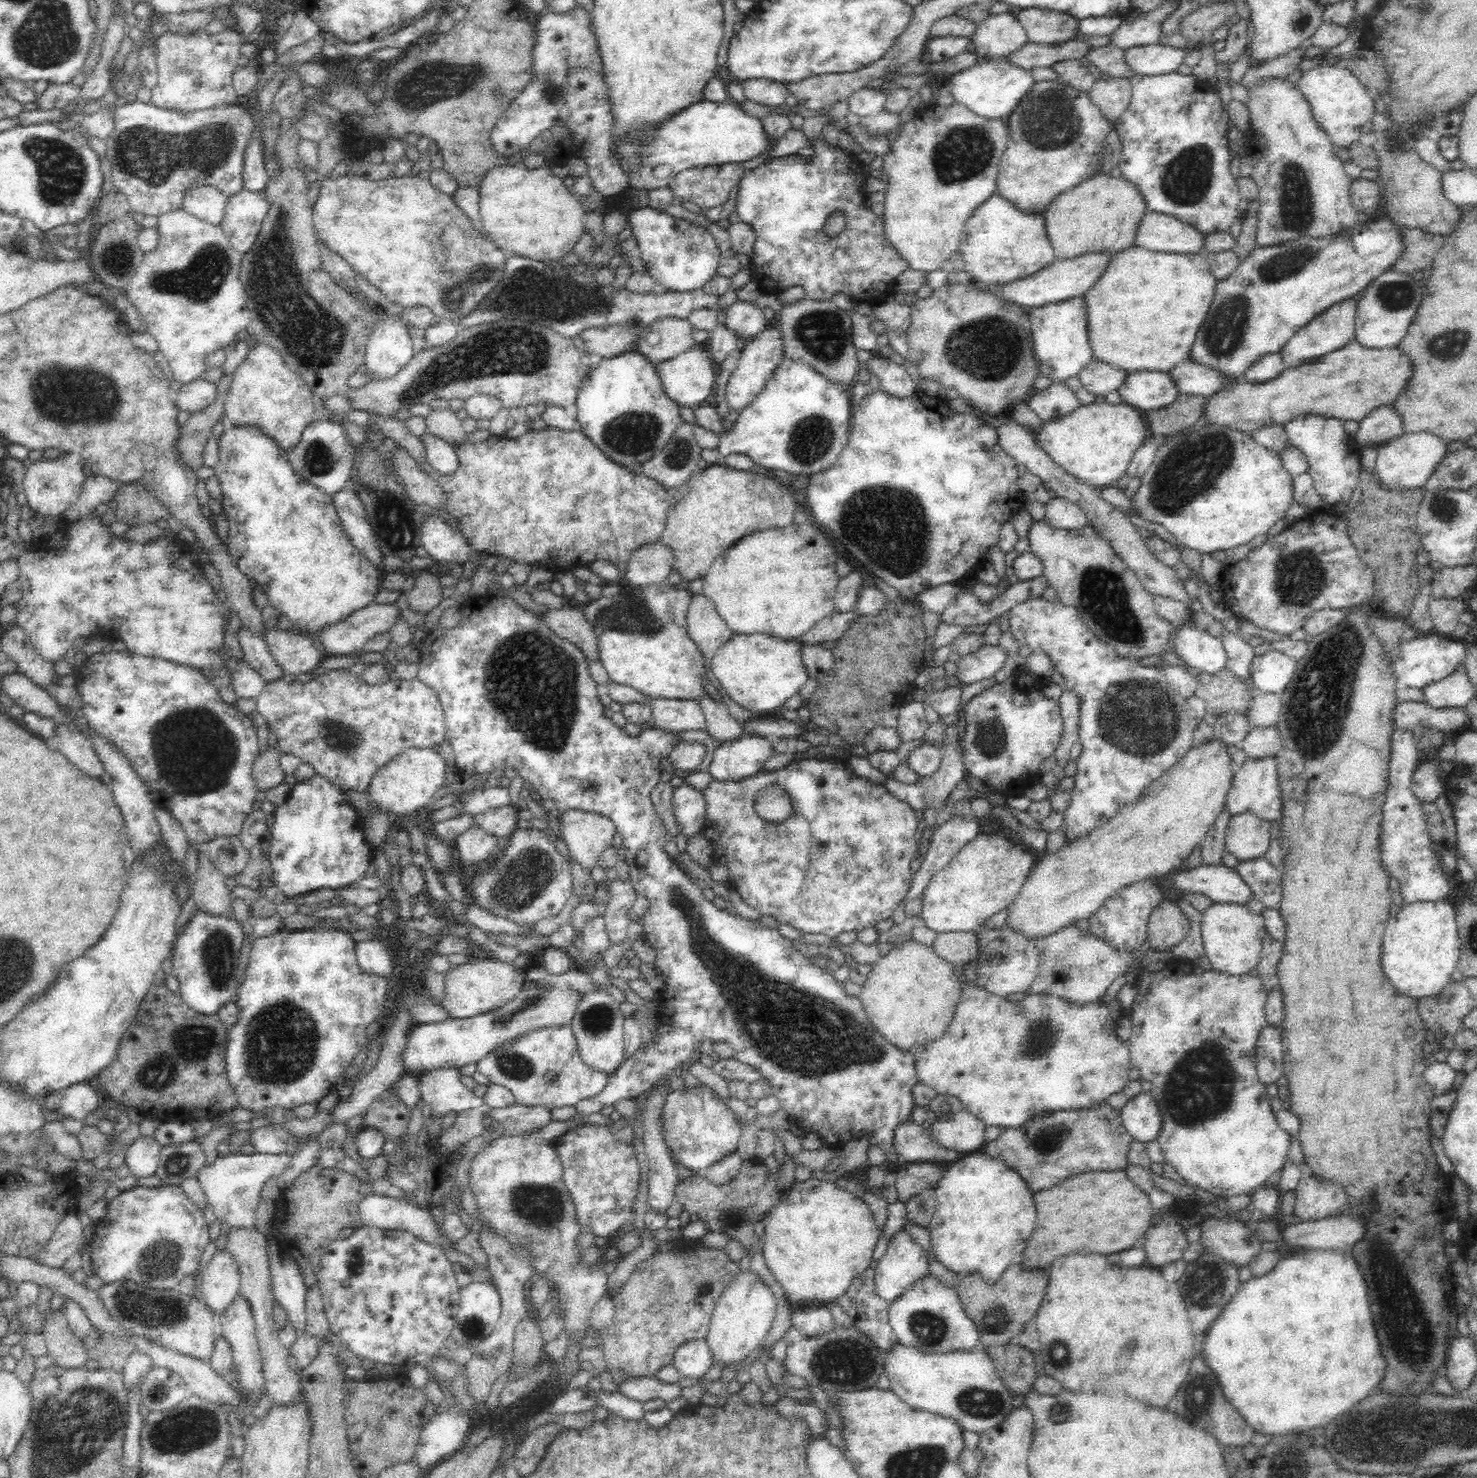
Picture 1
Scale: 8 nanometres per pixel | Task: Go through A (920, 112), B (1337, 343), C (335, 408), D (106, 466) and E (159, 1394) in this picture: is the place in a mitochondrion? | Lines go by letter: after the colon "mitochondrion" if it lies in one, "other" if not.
A: other
B: other
C: other
D: other
E: mitochondrion

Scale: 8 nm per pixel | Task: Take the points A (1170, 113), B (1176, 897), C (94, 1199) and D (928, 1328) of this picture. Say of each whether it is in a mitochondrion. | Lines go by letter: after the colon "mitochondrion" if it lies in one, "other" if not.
A: other
B: other
C: other
D: mitochondrion

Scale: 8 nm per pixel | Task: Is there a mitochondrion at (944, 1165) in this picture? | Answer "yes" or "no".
no

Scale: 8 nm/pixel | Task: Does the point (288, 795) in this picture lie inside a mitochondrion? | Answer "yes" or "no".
no

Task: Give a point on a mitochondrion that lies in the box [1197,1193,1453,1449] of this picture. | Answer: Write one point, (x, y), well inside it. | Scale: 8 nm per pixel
(1404, 1320)

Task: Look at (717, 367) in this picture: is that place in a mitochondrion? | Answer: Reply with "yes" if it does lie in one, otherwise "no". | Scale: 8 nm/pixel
no

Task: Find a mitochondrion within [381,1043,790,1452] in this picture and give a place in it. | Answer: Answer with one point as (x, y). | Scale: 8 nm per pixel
(541, 1205)

